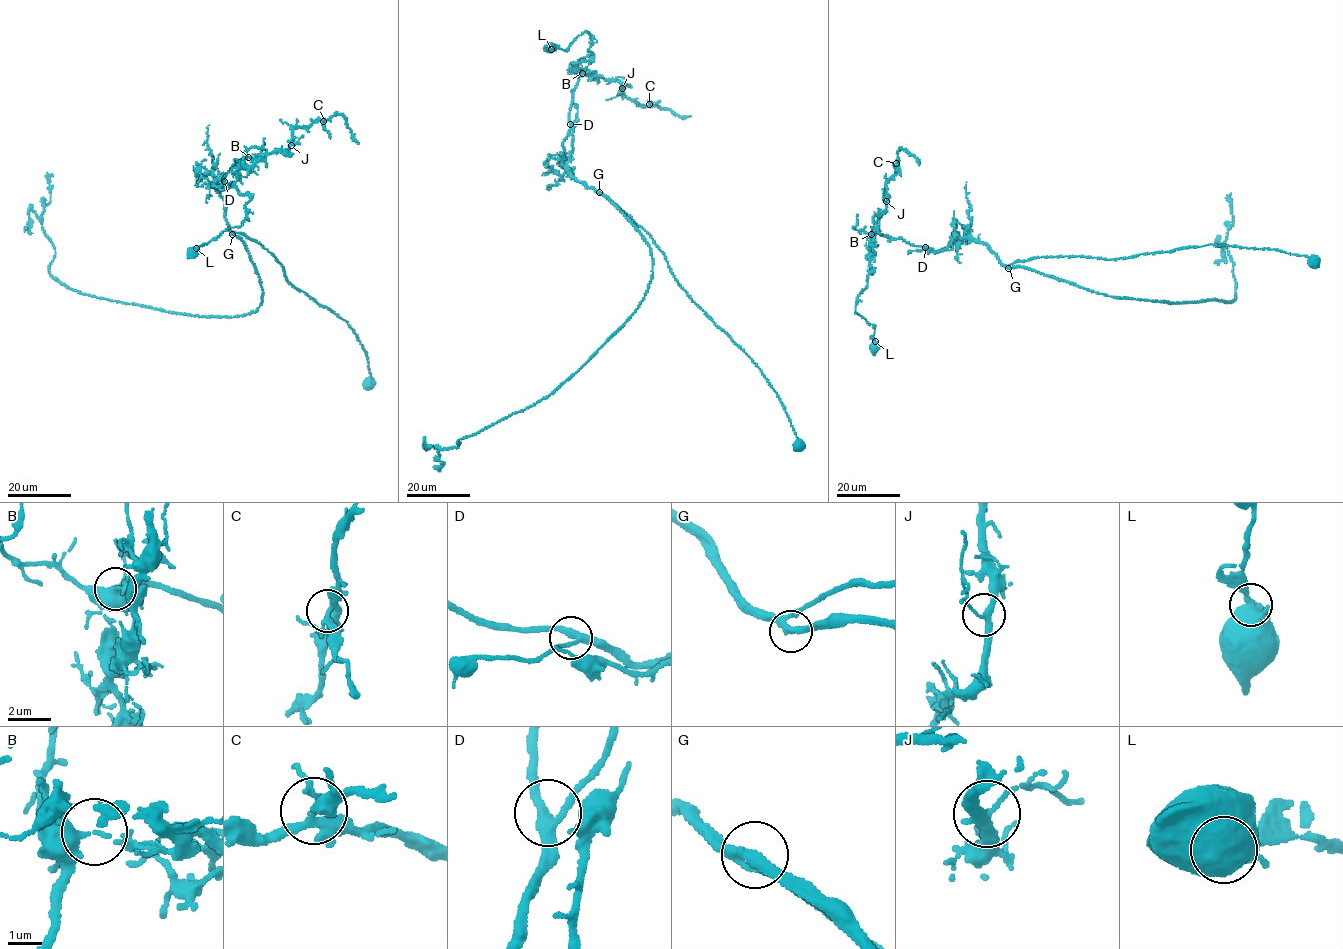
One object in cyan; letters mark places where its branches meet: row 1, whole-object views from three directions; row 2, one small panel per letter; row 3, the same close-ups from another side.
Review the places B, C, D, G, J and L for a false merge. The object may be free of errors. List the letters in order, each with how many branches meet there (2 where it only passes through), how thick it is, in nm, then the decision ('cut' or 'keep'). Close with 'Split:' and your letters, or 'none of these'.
B: branches 2; calibre 240 nm; cut
C: branches 5; calibre 280 nm; keep
D: branches 3; calibre 300 nm; keep
G: branches 3; calibre 280 nm; keep
J: branches 3; calibre 280 nm; keep
L: branches 3; calibre 480 nm; keep
Split: B

